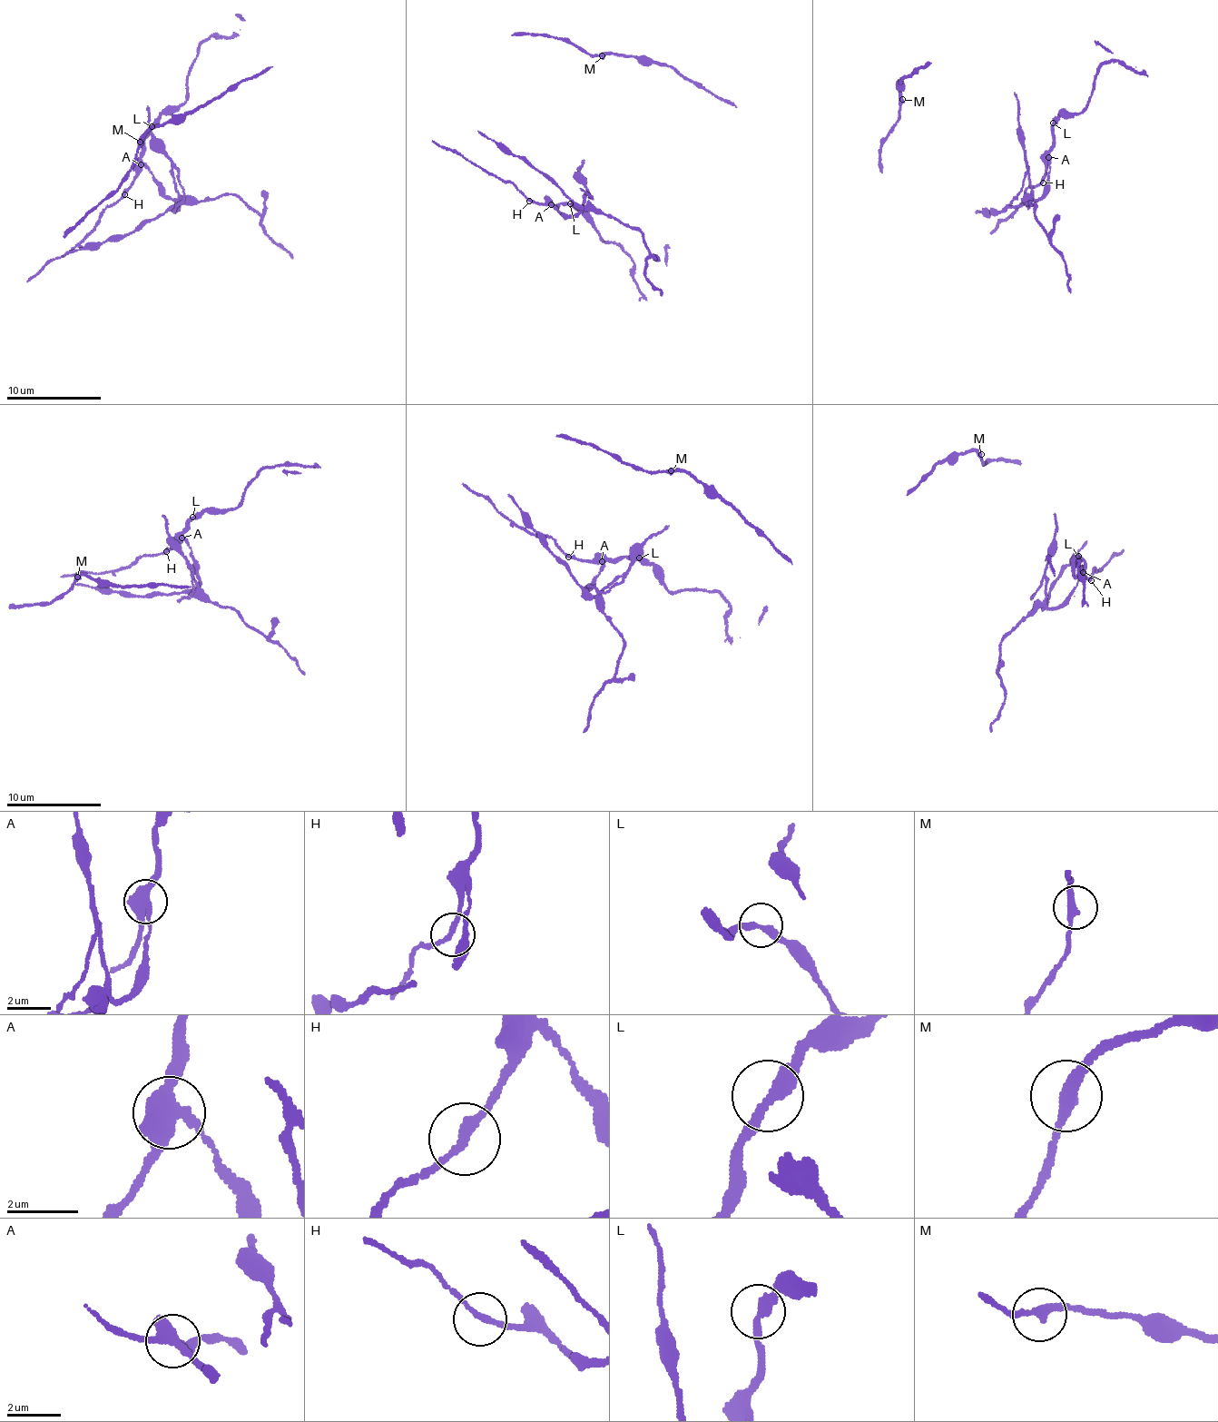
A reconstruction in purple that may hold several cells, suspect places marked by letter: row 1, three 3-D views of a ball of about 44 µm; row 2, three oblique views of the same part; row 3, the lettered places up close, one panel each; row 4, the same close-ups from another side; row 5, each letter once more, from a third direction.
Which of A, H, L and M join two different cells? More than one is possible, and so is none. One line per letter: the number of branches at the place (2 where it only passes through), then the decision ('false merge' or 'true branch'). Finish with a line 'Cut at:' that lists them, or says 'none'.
A: branches 3; false merge
H: branches 2; true branch
L: branches 2; false merge
M: branches 2; true branch
Cut at: A, L

